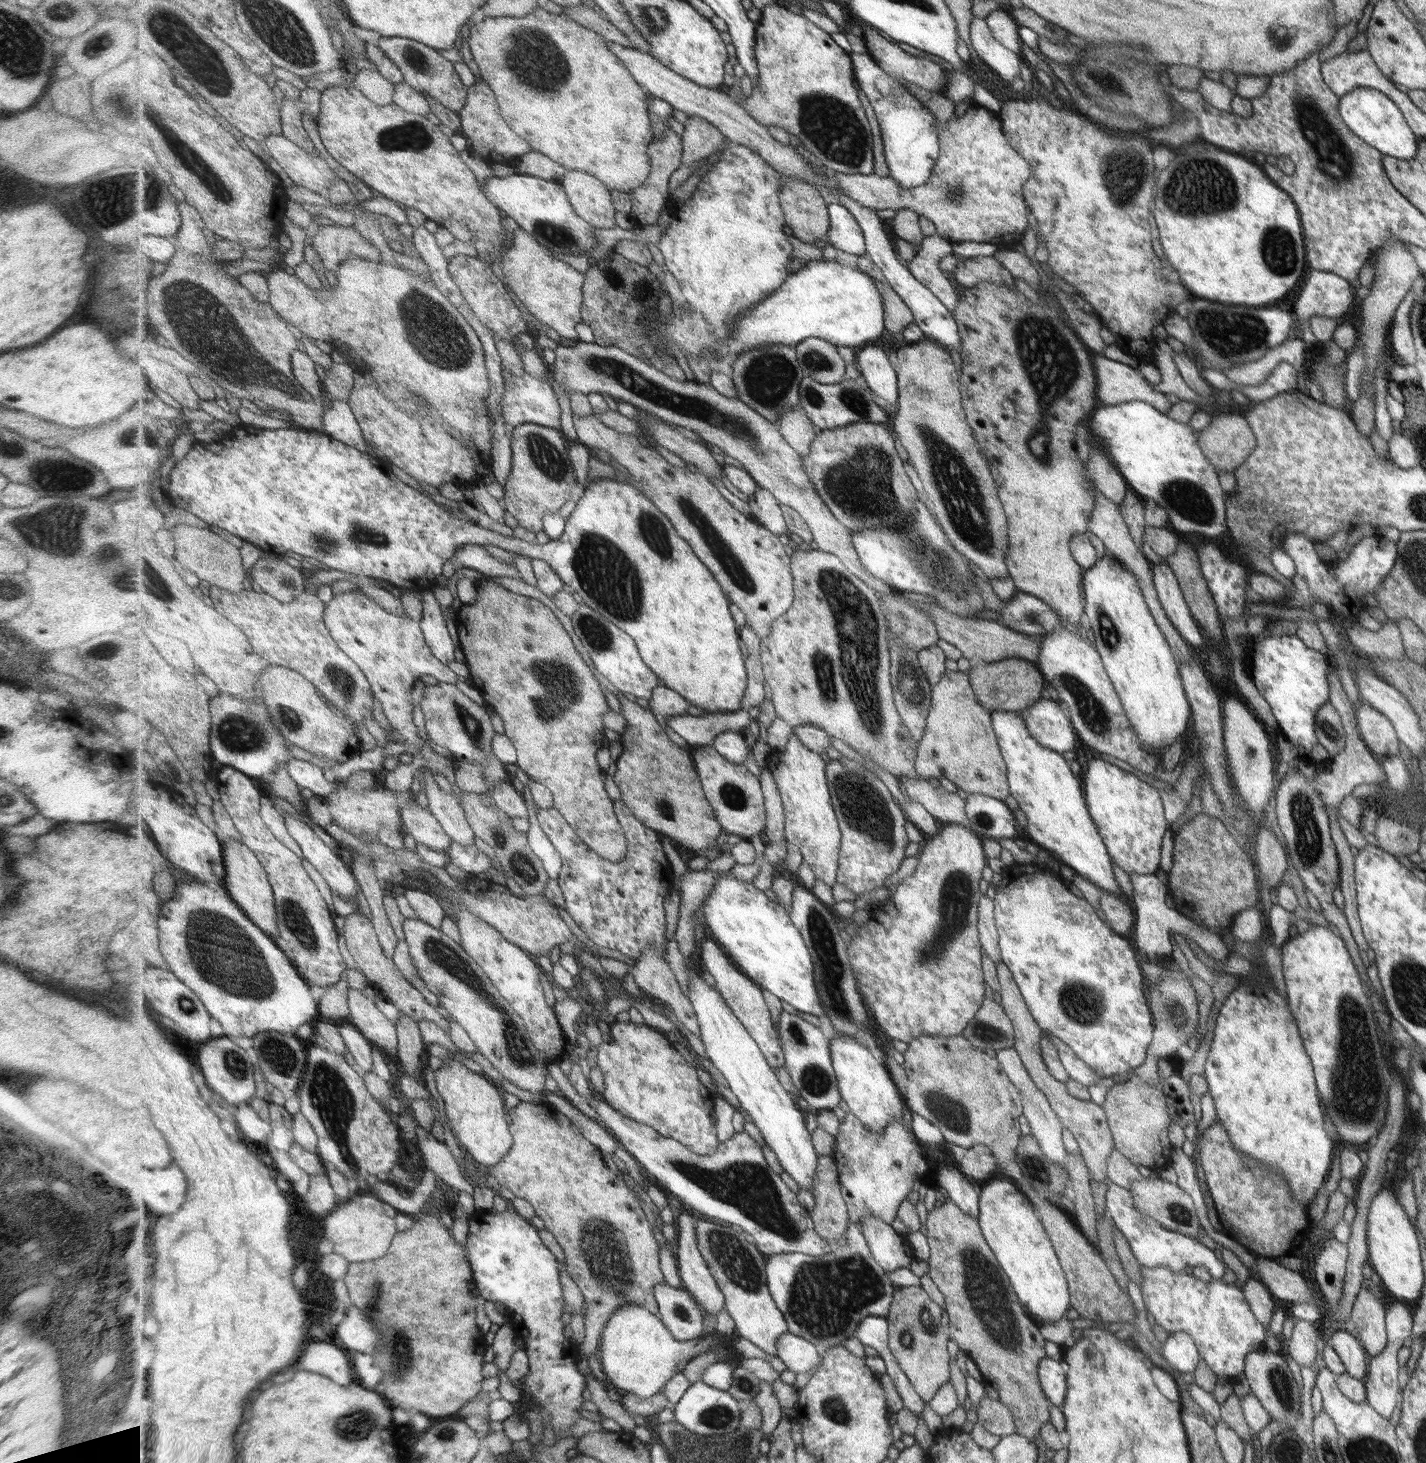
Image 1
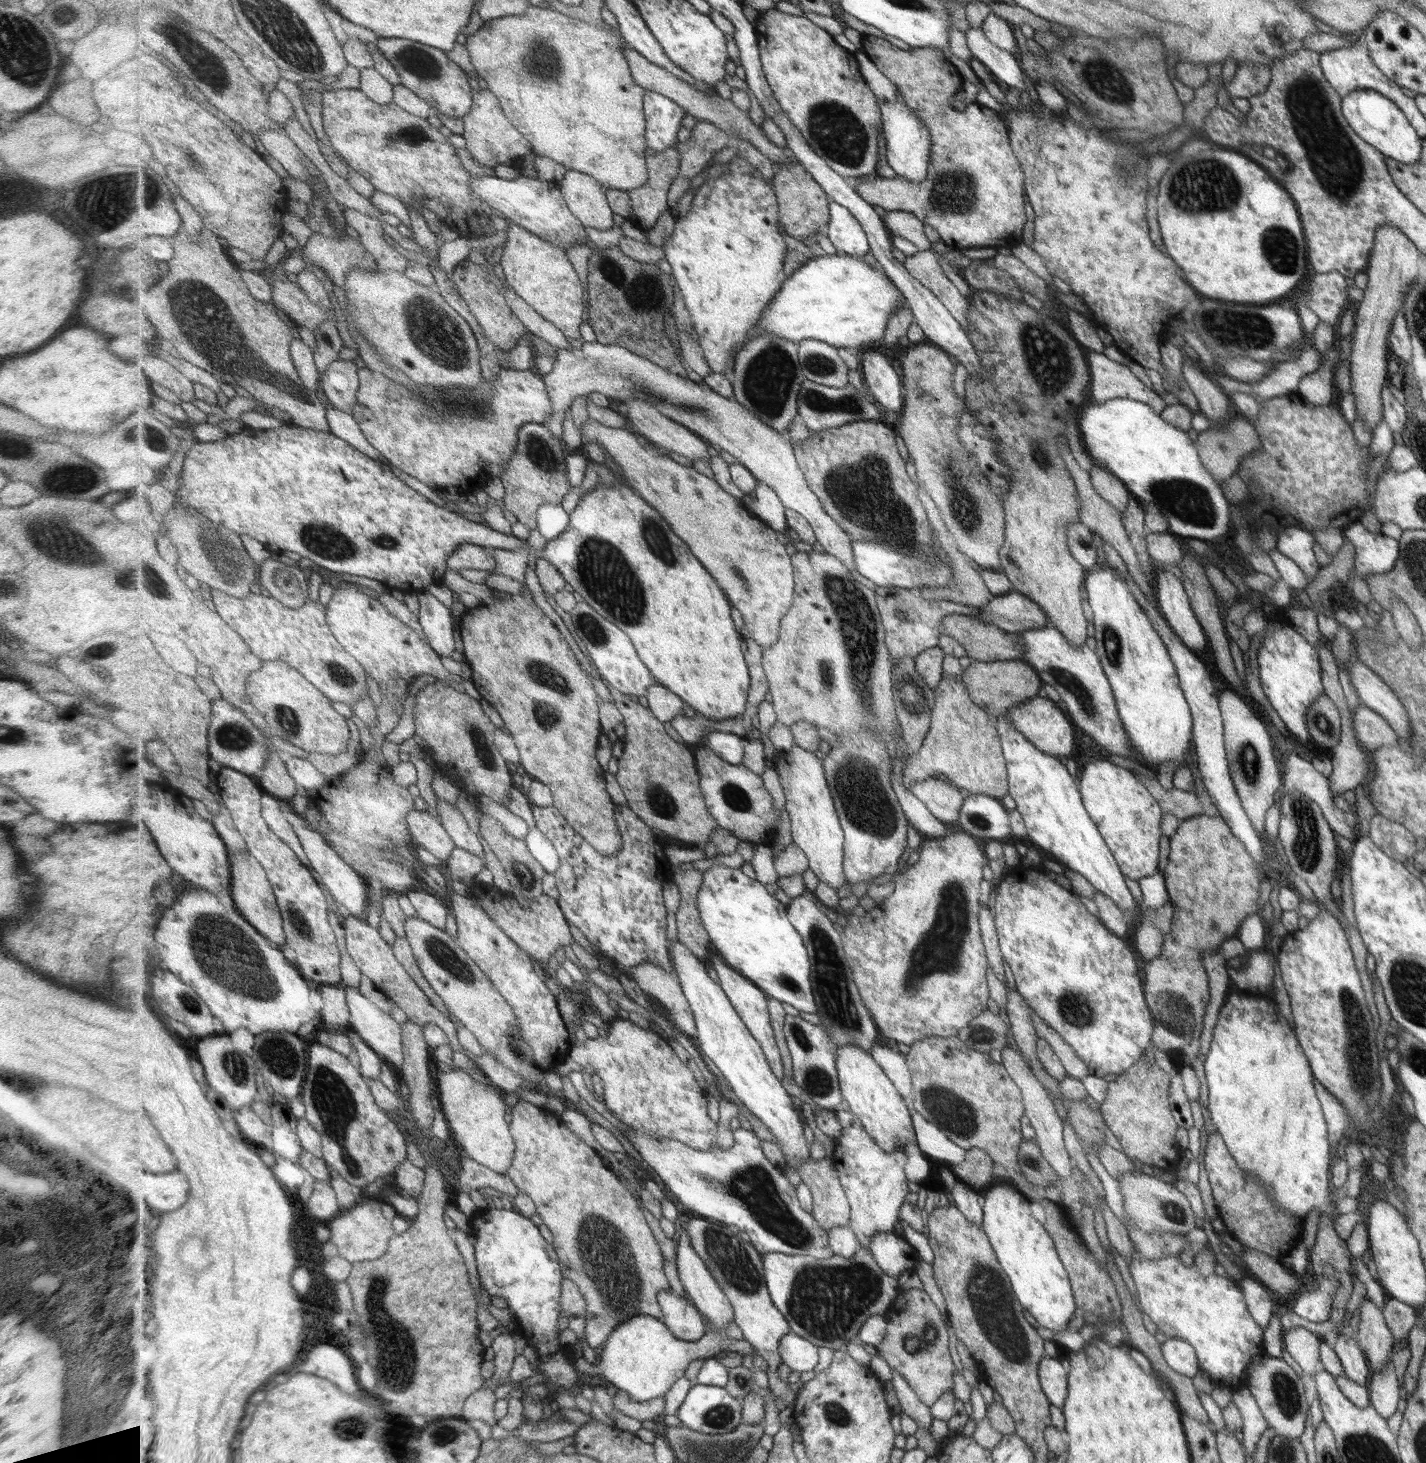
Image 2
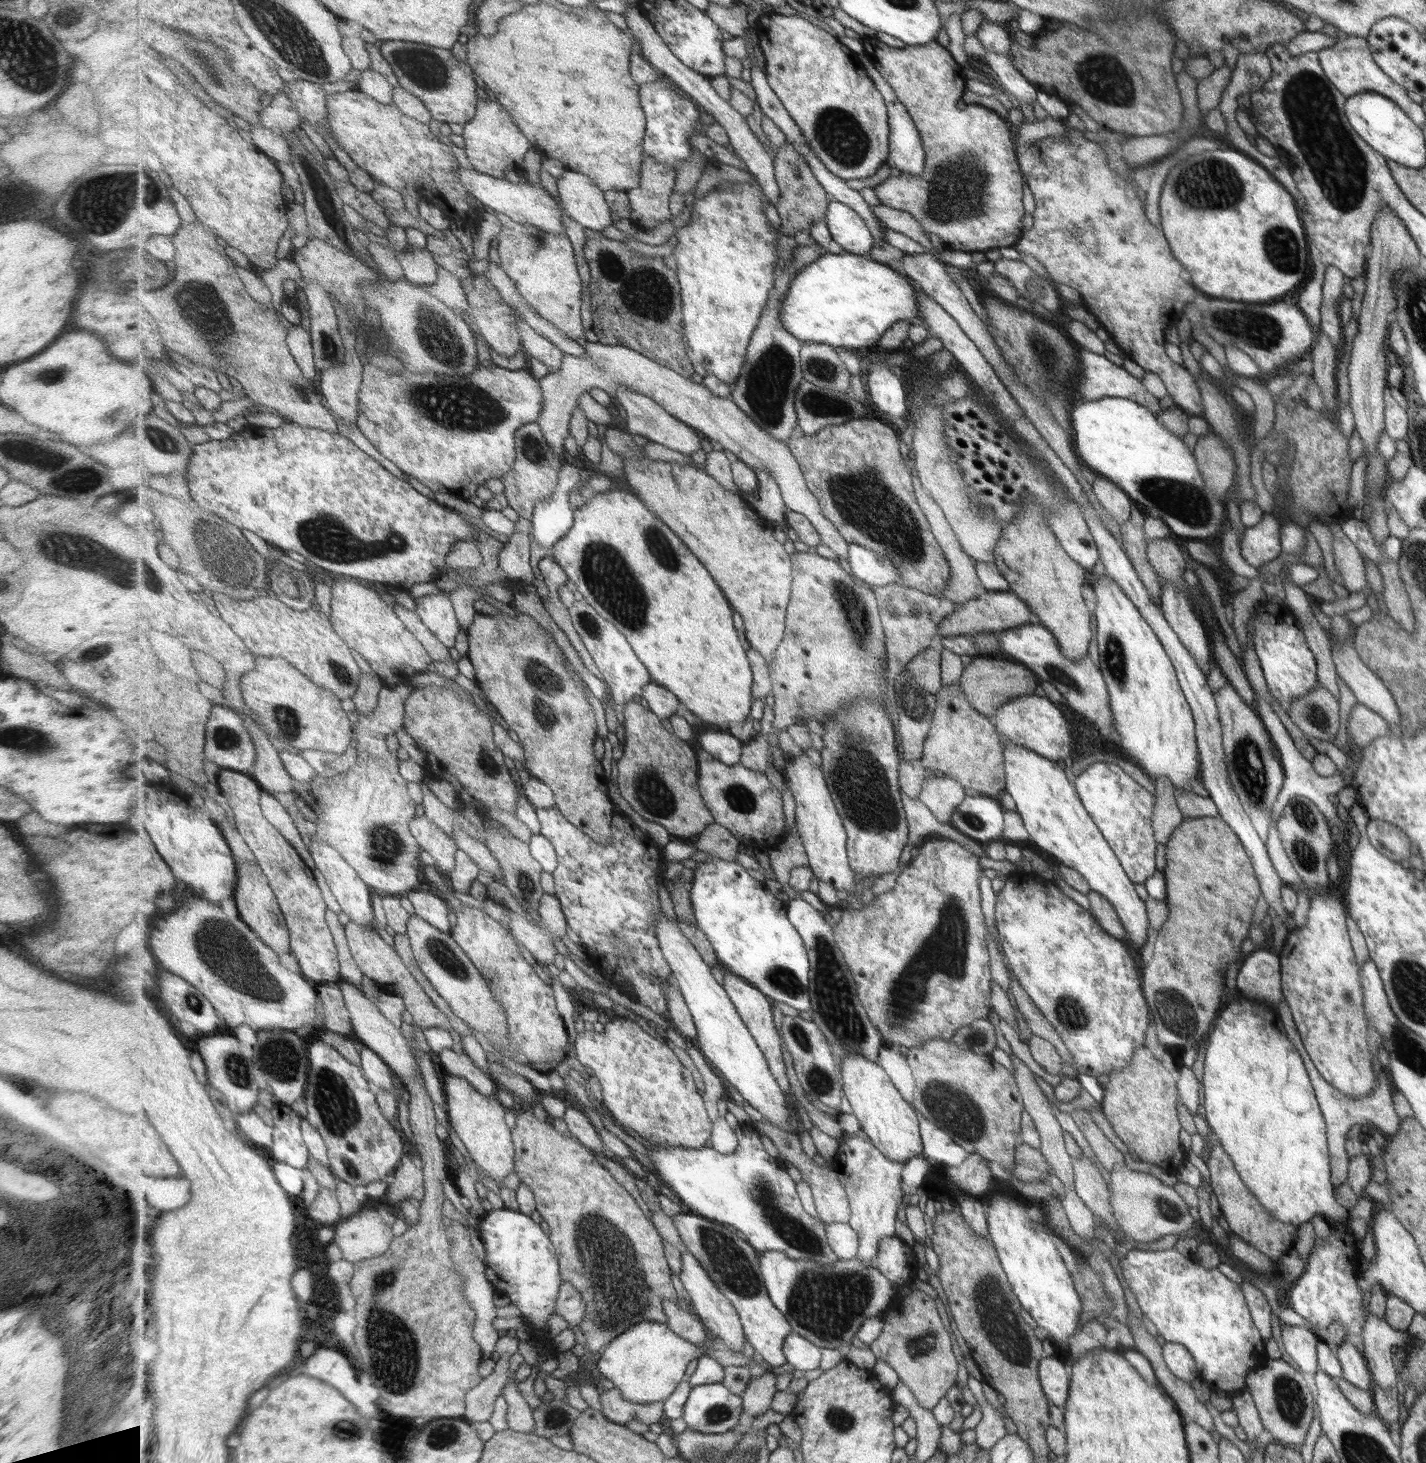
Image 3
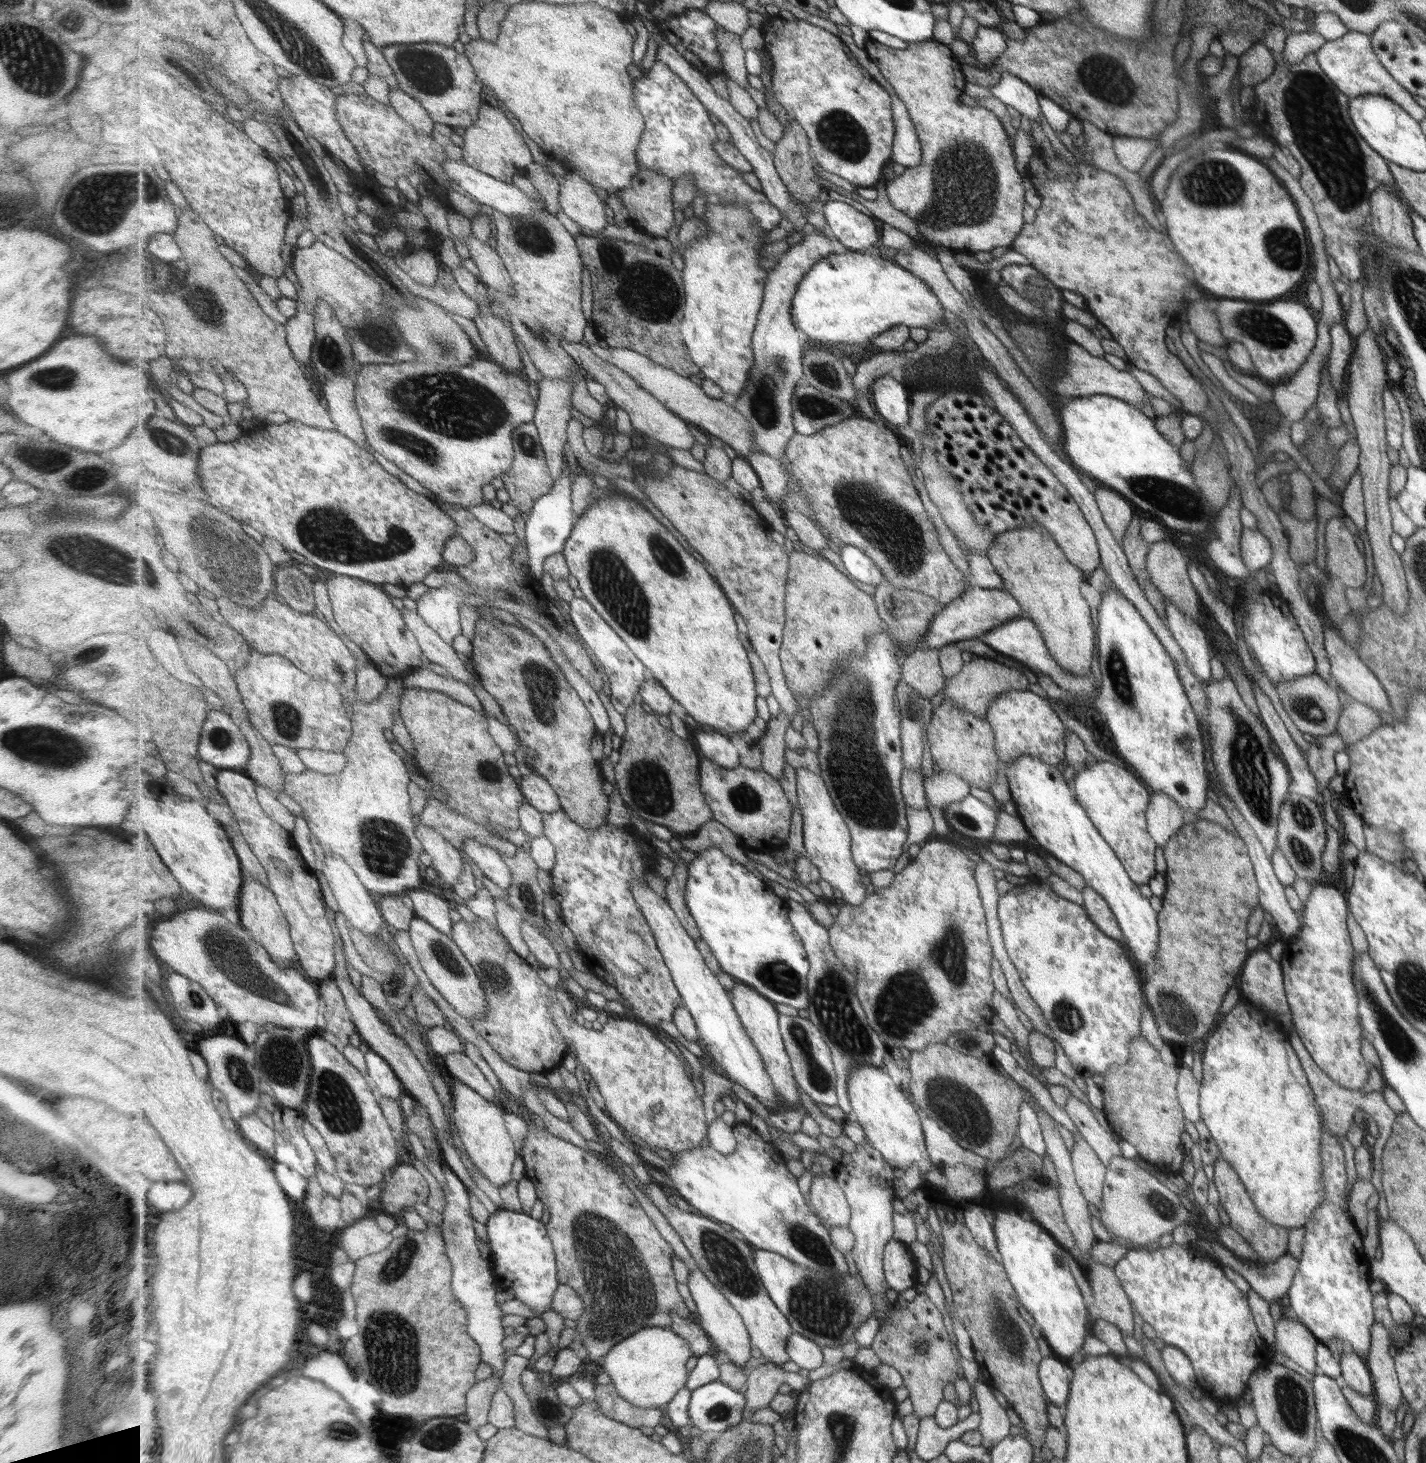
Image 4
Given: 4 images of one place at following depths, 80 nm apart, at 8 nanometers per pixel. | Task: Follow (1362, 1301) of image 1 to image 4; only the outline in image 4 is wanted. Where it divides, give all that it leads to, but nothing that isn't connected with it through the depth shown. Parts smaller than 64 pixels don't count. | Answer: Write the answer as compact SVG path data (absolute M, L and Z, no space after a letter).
M1377 1322L1370 1330L1370 1356L1367 1357L1367 1367L1370 1368L1371 1379L1374 1380L1375 1404L1396 1412L1402 1392L1398 1386L1397 1372L1394 1370L1390 1332Z

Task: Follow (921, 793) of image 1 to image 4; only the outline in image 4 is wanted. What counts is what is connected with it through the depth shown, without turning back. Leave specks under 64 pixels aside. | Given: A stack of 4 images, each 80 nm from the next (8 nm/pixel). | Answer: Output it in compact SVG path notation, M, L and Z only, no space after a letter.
M940 770L933 776L924 777L925 806L934 816L935 833L947 839L950 827L946 823L944 810L952 802L959 802L969 795L969 785L951 771Z

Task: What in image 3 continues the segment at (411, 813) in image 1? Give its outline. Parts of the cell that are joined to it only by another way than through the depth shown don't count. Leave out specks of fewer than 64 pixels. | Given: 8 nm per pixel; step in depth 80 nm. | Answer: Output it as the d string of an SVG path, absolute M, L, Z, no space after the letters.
M425 814L415 817L410 827L420 846L436 858L436 869L449 876L455 870L456 850L460 849L456 840Z

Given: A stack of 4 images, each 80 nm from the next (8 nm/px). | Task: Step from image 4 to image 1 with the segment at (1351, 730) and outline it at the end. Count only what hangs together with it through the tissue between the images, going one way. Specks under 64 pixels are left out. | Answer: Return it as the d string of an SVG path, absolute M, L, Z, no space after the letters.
M1365 702L1358 703L1355 709L1356 727L1364 745L1377 756L1398 754L1399 740L1390 719Z

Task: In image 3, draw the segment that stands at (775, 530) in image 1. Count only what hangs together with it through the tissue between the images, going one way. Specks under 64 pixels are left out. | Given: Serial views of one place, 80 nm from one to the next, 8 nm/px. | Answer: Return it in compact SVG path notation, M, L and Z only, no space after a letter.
M757 471L759 486L758 498L751 499L751 505L760 515L775 523L779 527L786 528L786 514L788 508L784 501L780 486L767 471Z

